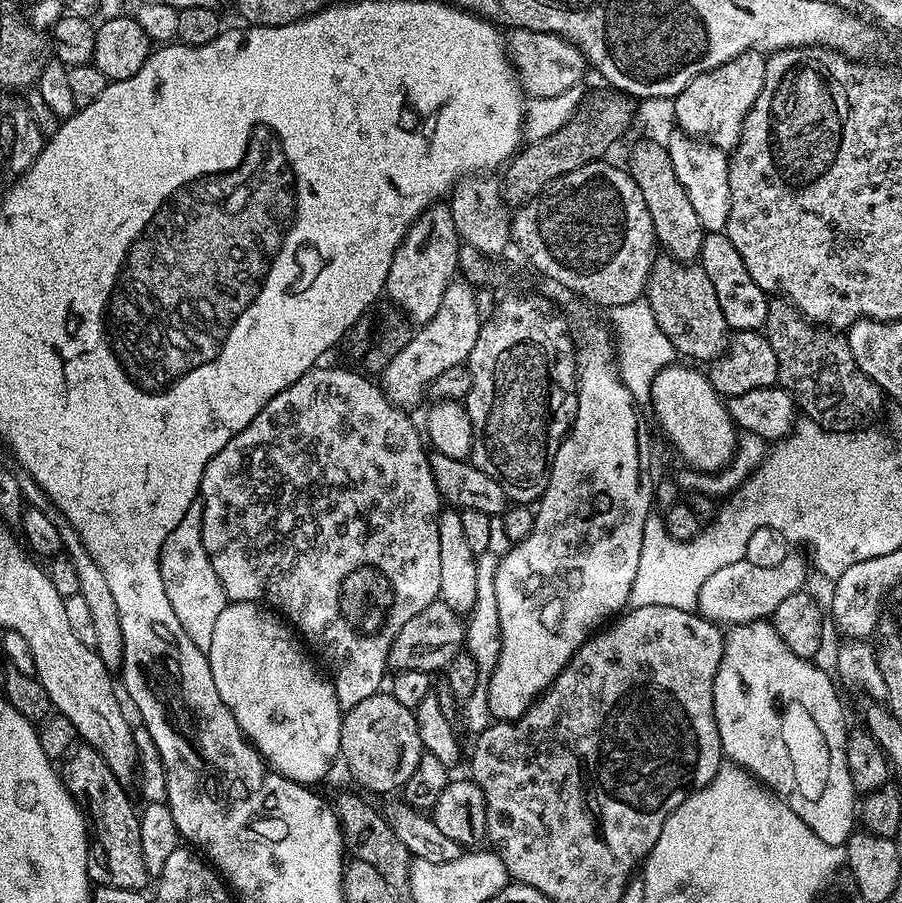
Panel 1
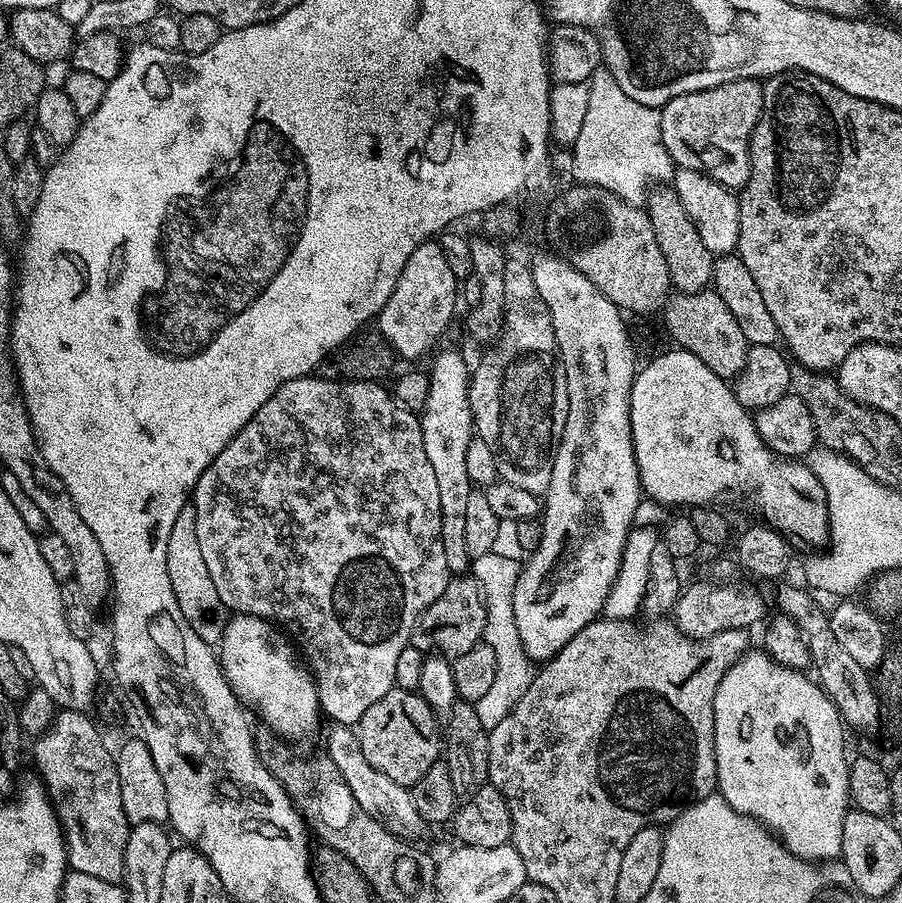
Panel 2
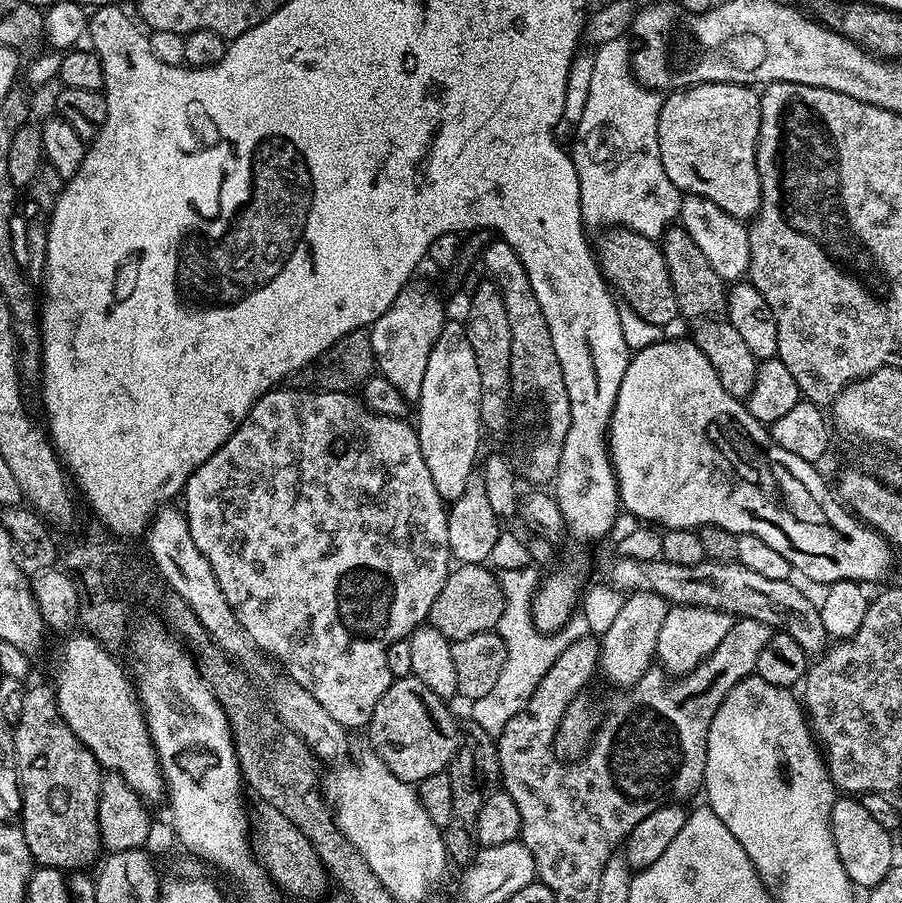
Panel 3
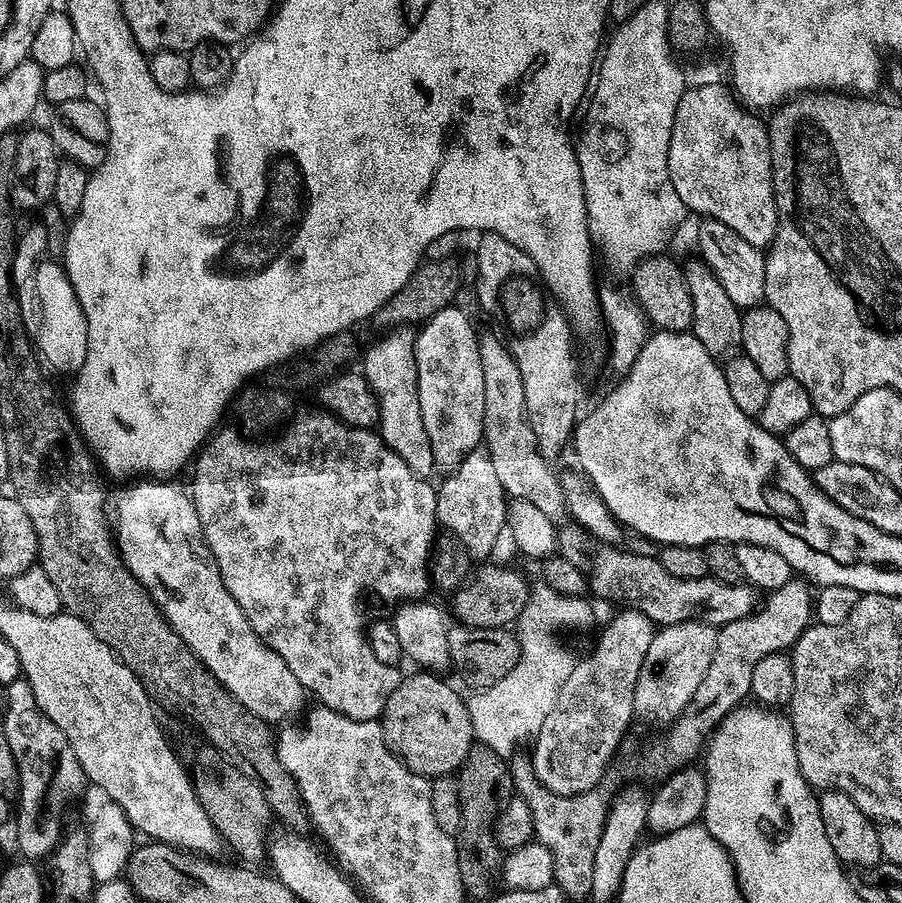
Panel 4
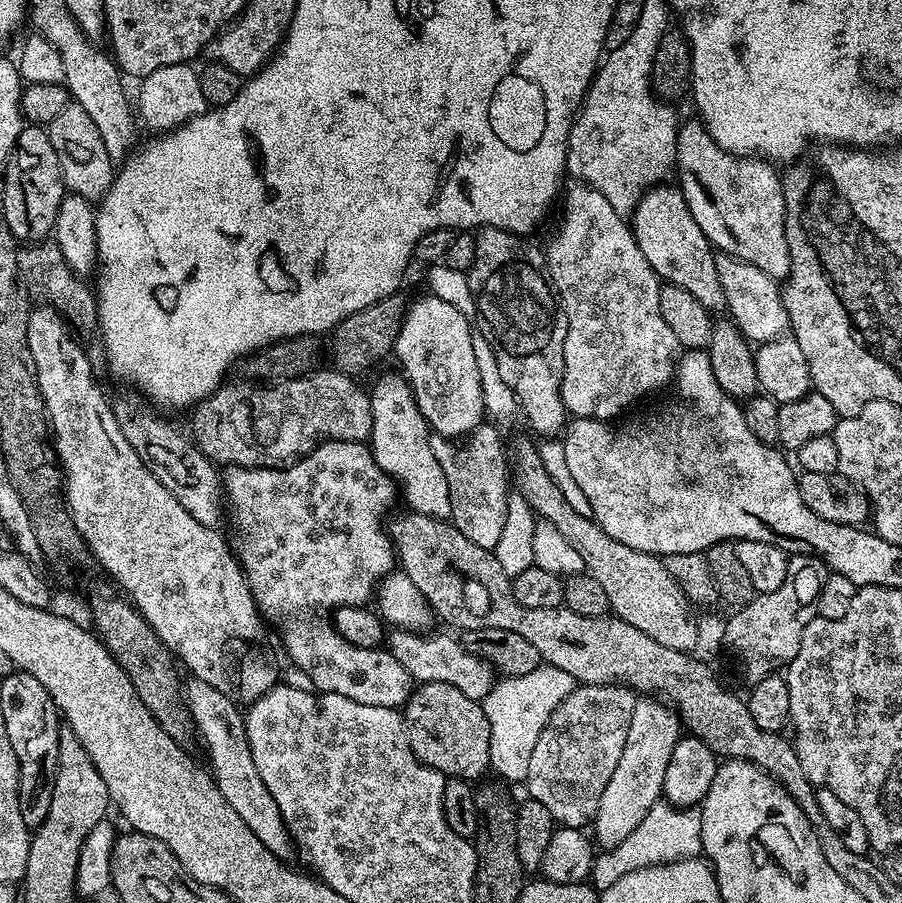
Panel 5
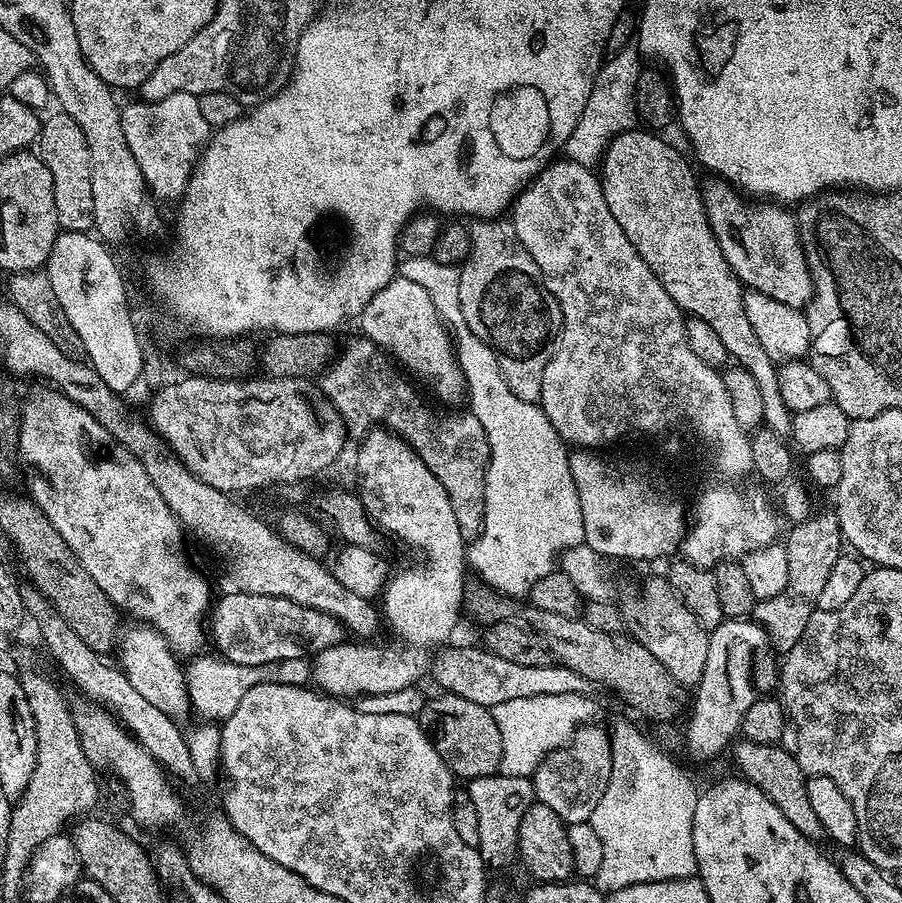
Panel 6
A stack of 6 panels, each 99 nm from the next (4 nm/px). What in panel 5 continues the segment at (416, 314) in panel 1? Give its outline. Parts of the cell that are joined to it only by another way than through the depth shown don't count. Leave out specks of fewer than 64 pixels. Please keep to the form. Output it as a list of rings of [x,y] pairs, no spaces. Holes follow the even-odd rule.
[[[399,371],[388,372],[376,380],[376,385],[370,388],[373,410],[373,428],[370,437],[372,456],[376,465],[387,476],[396,481],[396,486],[402,500],[409,504],[411,511],[418,516],[433,516],[438,520],[448,520],[450,517],[450,490],[446,486],[446,474],[442,474],[442,466],[438,466],[438,458],[434,458],[434,450],[430,450],[430,438],[433,433],[428,422],[418,408],[415,394],[408,381]]]

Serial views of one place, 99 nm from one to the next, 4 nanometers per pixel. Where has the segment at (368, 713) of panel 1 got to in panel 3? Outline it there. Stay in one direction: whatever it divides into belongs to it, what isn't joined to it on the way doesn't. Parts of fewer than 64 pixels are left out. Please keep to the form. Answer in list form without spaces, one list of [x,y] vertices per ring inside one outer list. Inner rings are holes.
[[[411,675],[393,679],[386,694],[382,694],[374,705],[372,722],[366,729],[367,735],[372,735],[371,751],[386,762],[393,774],[413,786],[430,778],[430,774],[445,771],[456,757],[462,735],[461,725],[456,725],[448,707],[449,701],[434,694],[434,690],[418,677]]]

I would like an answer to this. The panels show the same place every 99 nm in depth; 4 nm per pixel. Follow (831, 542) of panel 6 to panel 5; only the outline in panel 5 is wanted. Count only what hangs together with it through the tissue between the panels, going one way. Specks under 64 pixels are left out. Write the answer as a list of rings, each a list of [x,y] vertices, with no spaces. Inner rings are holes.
[[[793,555],[788,561],[786,582],[778,590],[756,594],[748,604],[737,607],[724,624],[724,640],[740,655],[749,681],[755,682],[773,670],[783,669],[798,654],[806,626],[817,617],[816,603],[830,569],[817,556]]]

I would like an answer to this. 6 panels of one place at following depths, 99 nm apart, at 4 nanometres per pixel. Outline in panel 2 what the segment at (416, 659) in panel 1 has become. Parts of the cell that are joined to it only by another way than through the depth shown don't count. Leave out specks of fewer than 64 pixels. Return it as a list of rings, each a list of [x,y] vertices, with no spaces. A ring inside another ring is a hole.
[[[468,574],[457,575],[449,579],[444,593],[420,615],[410,644],[413,648],[435,650],[441,656],[455,658],[481,643],[485,626],[486,606],[479,582]]]

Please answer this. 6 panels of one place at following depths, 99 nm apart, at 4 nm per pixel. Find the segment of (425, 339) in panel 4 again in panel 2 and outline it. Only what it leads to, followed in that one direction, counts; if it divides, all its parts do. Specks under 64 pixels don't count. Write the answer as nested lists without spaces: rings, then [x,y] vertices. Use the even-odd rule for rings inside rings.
[[[444,351],[434,362],[429,373],[430,384],[424,410],[421,412],[421,430],[426,458],[434,469],[442,513],[442,542],[449,573],[463,575],[471,565],[472,557],[466,550],[466,513],[474,485],[466,469],[466,450],[474,438],[475,424],[469,404],[468,382],[470,364],[454,351]]]

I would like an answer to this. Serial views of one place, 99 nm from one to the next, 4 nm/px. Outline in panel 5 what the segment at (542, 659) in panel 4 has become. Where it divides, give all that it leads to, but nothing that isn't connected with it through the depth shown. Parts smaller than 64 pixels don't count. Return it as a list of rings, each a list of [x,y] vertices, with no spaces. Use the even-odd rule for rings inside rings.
[[[541,666],[525,676],[509,676],[493,683],[482,703],[490,730],[490,768],[501,776],[497,776],[501,781],[526,780],[530,754],[537,745],[539,735],[556,707],[576,686],[574,677],[551,666]]]

